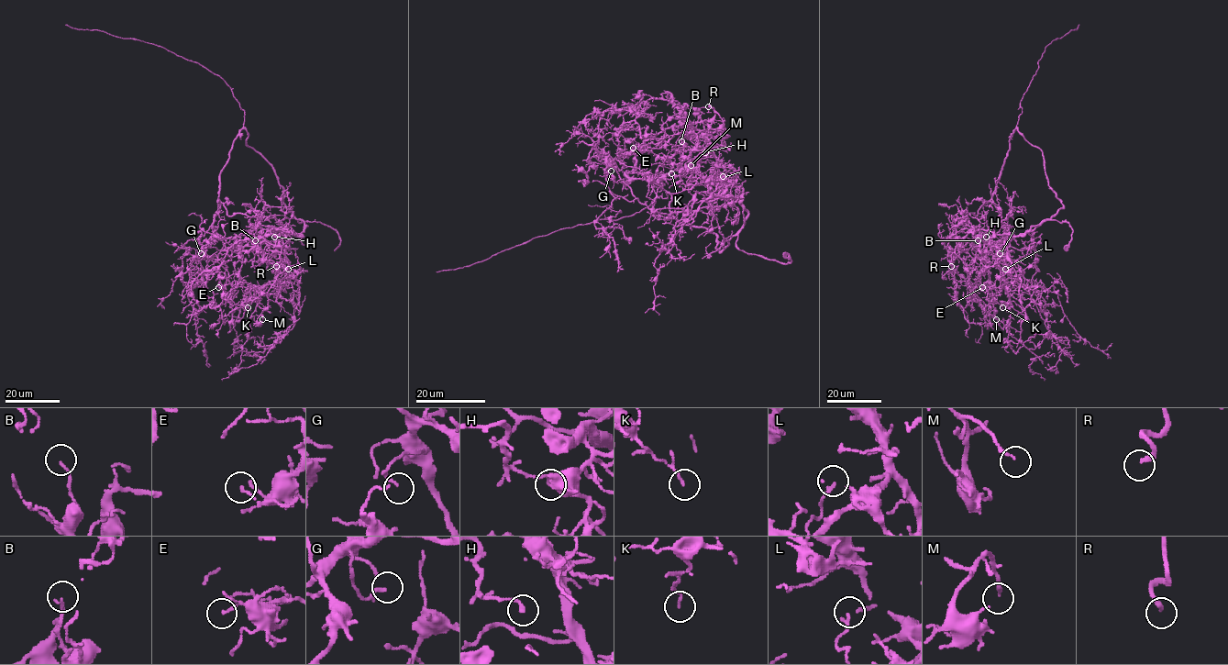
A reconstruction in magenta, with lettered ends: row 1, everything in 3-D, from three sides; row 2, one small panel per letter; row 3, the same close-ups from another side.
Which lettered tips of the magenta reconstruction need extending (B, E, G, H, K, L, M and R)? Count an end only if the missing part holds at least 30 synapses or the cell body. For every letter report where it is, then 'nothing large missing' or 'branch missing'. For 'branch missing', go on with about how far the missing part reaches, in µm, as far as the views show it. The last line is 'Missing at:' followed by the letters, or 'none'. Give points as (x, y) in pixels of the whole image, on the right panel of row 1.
B: at (978, 240); nothing large missing
E: at (982, 287); nothing large missing
G: at (1000, 253); nothing large missing
H: at (986, 237); nothing large missing
K: at (1002, 307); nothing large missing
L: at (1005, 269); nothing large missing
M: at (996, 319); branch missing; about 20 µm are missing
R: at (951, 266); branch missing; about 35 µm are missing
Missing at: M, R

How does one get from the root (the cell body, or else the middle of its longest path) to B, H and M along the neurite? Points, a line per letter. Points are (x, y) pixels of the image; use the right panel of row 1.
B: (1048, 185), (1063, 206), (1024, 234), (1005, 234), (1007, 258), (1002, 256), (985, 267), (978, 240)
H: (1048, 185), (1063, 206), (1049, 219), (1024, 234), (1015, 237), (974, 227), (986, 237)
M: (1048, 185), (1063, 206), (1049, 219), (1015, 237), (970, 230), (956, 247), (972, 293), (996, 319)

